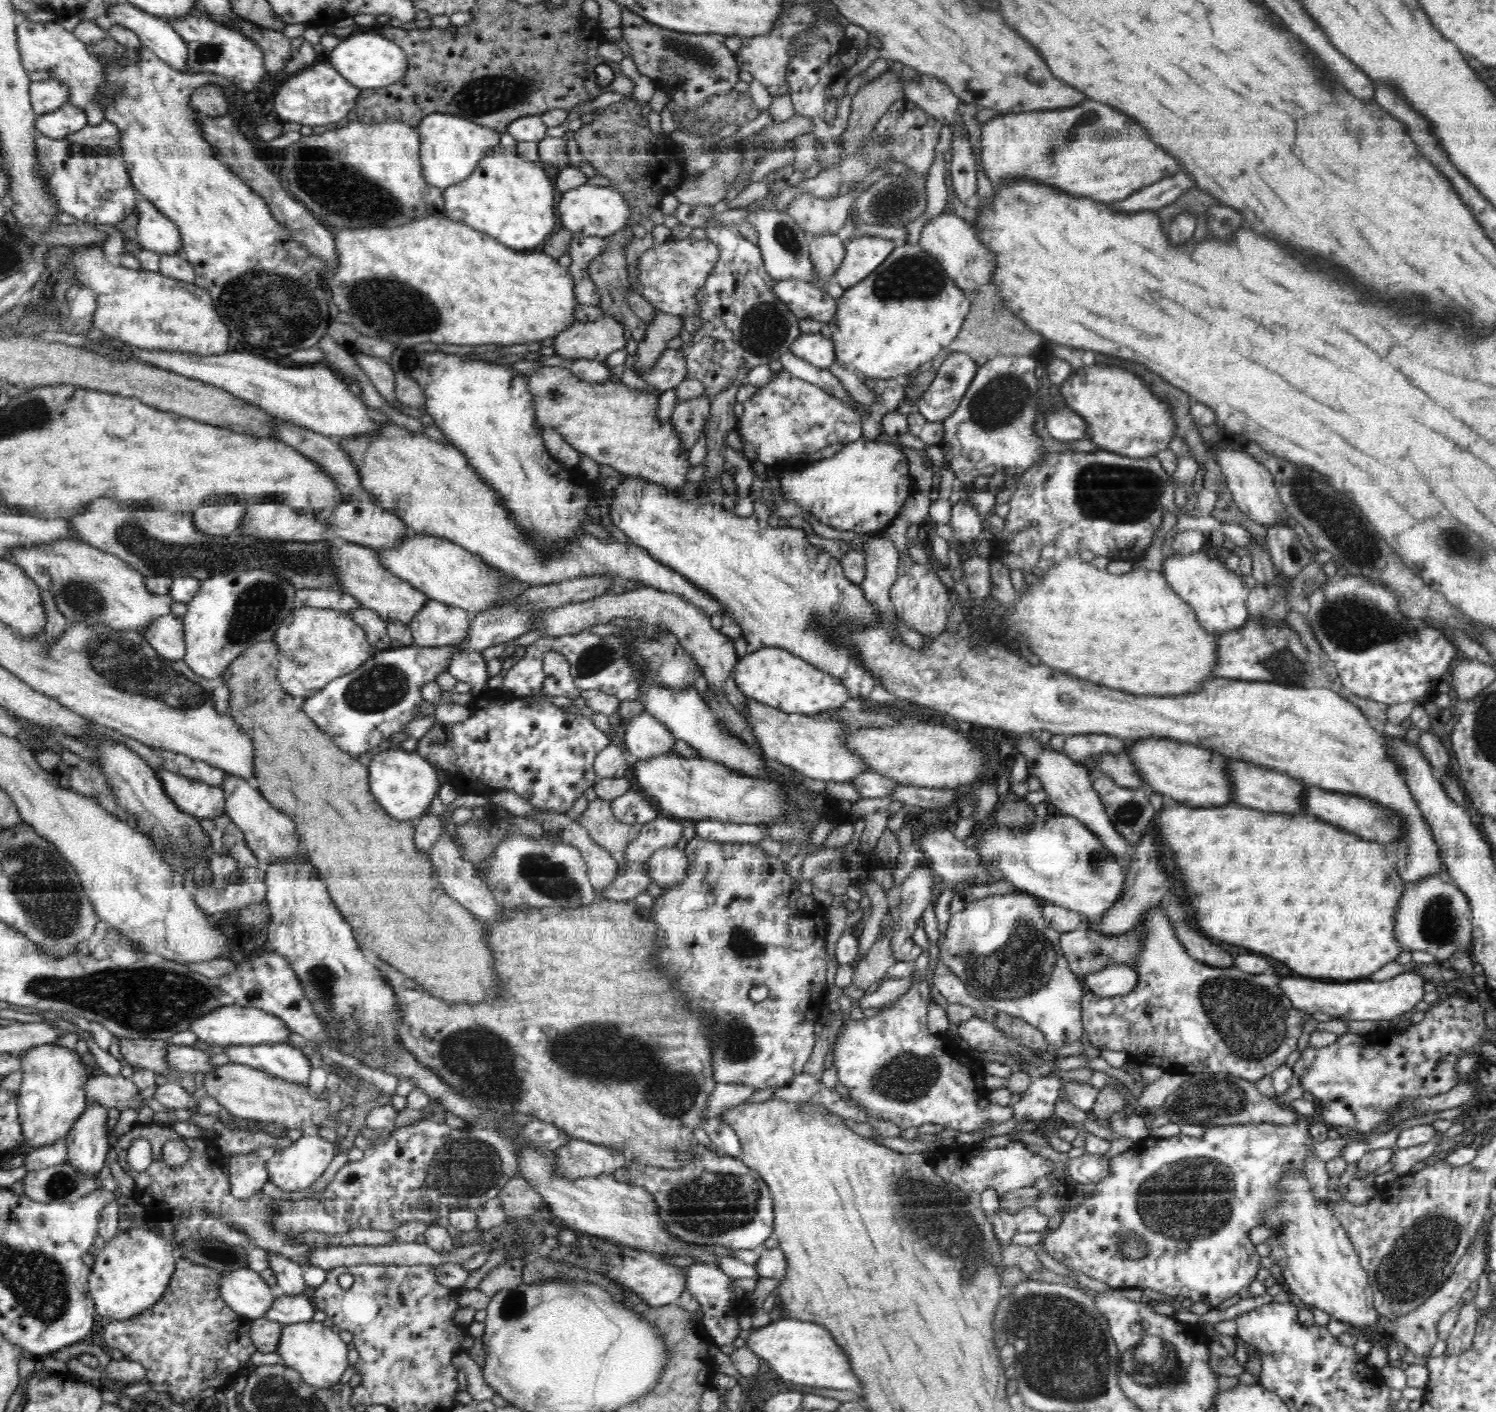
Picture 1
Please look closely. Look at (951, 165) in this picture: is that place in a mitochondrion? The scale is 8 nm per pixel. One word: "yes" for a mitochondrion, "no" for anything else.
no

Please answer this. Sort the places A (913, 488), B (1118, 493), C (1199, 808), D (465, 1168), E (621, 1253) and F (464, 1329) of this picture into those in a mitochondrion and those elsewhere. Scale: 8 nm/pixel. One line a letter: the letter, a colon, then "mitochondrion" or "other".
A: other
B: mitochondrion
C: other
D: mitochondrion
E: other
F: other

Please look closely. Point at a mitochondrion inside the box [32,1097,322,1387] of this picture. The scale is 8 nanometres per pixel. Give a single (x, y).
(57, 1185)

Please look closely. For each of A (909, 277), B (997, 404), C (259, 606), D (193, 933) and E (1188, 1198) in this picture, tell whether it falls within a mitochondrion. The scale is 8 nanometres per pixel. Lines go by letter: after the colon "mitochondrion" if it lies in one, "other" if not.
A: mitochondrion
B: mitochondrion
C: mitochondrion
D: other
E: mitochondrion

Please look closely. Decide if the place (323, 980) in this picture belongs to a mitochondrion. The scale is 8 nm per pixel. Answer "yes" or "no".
yes

